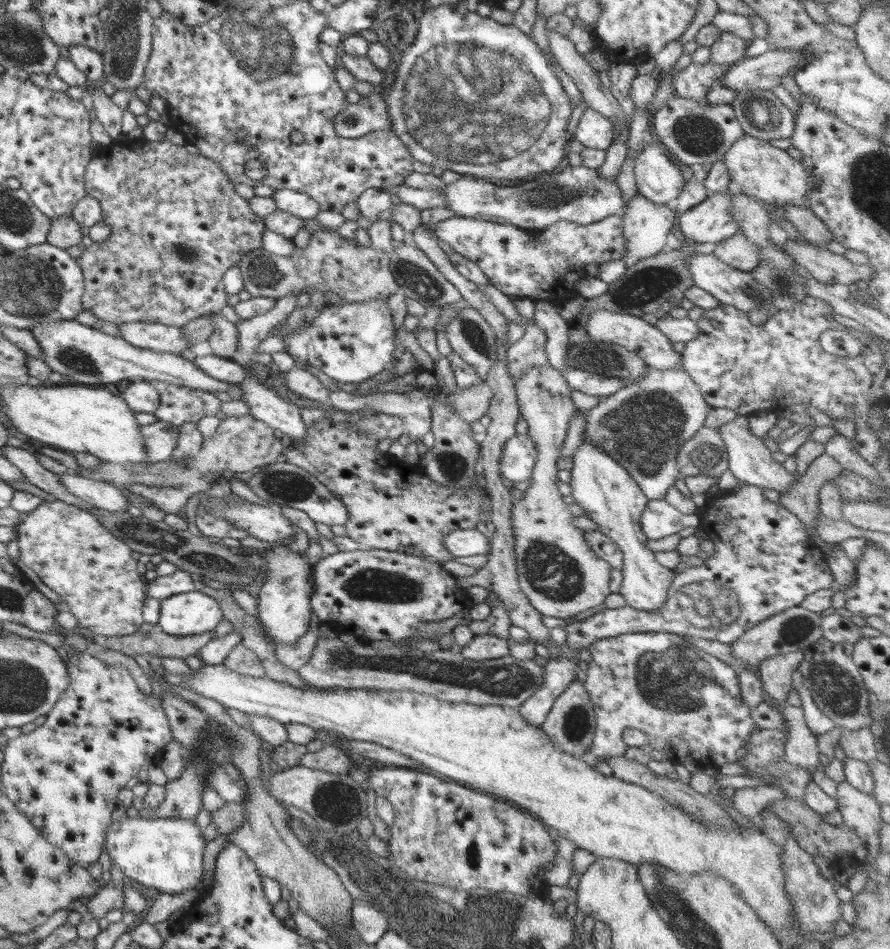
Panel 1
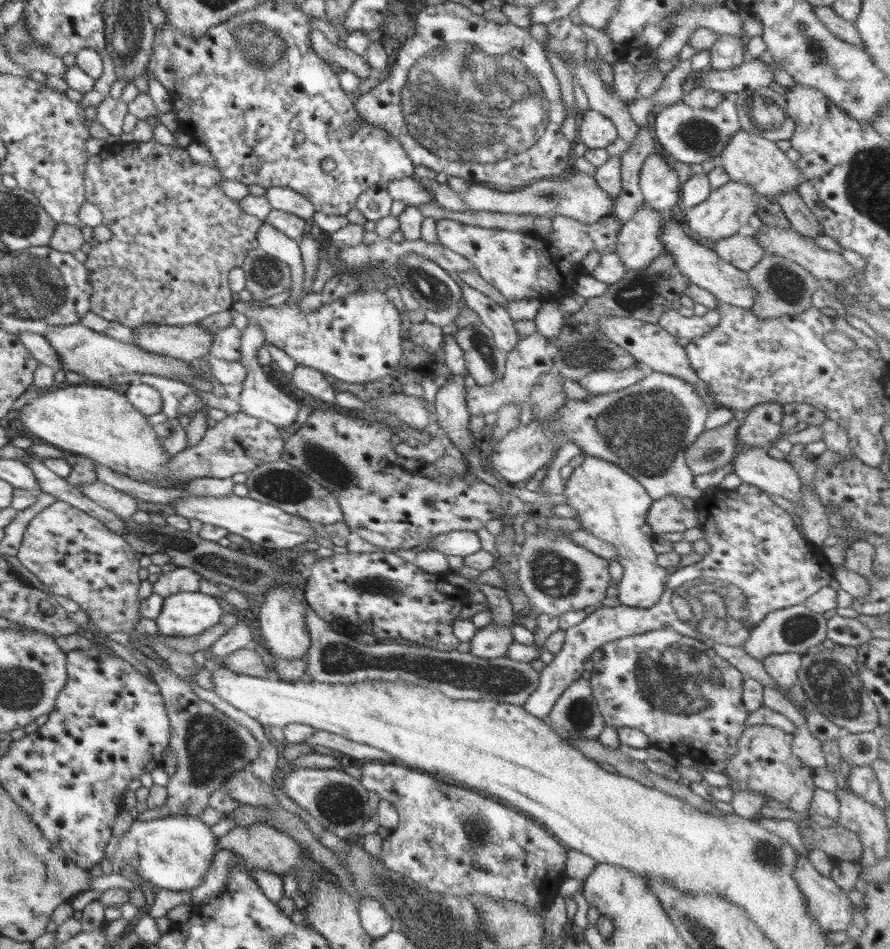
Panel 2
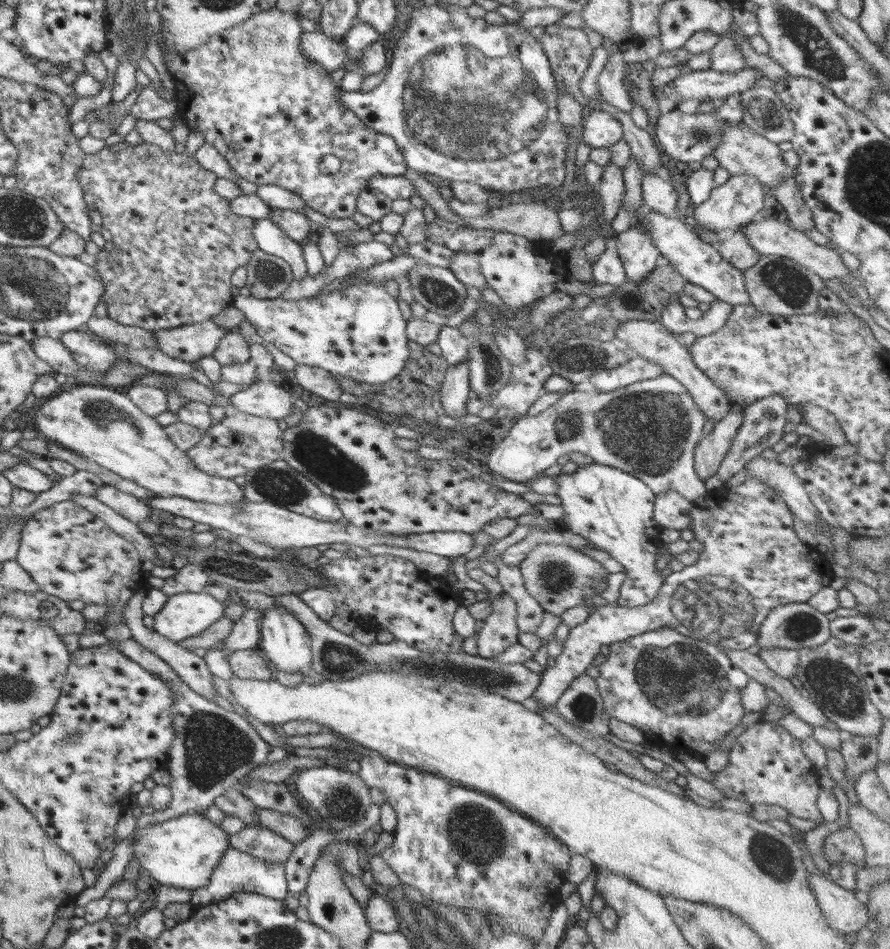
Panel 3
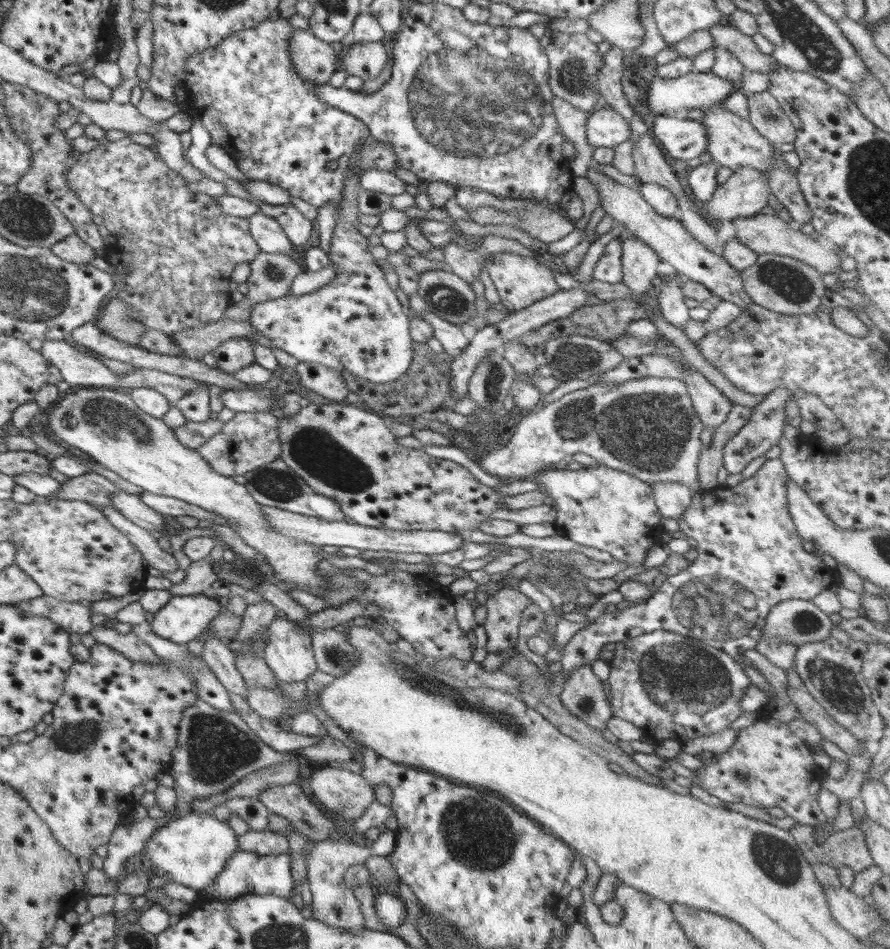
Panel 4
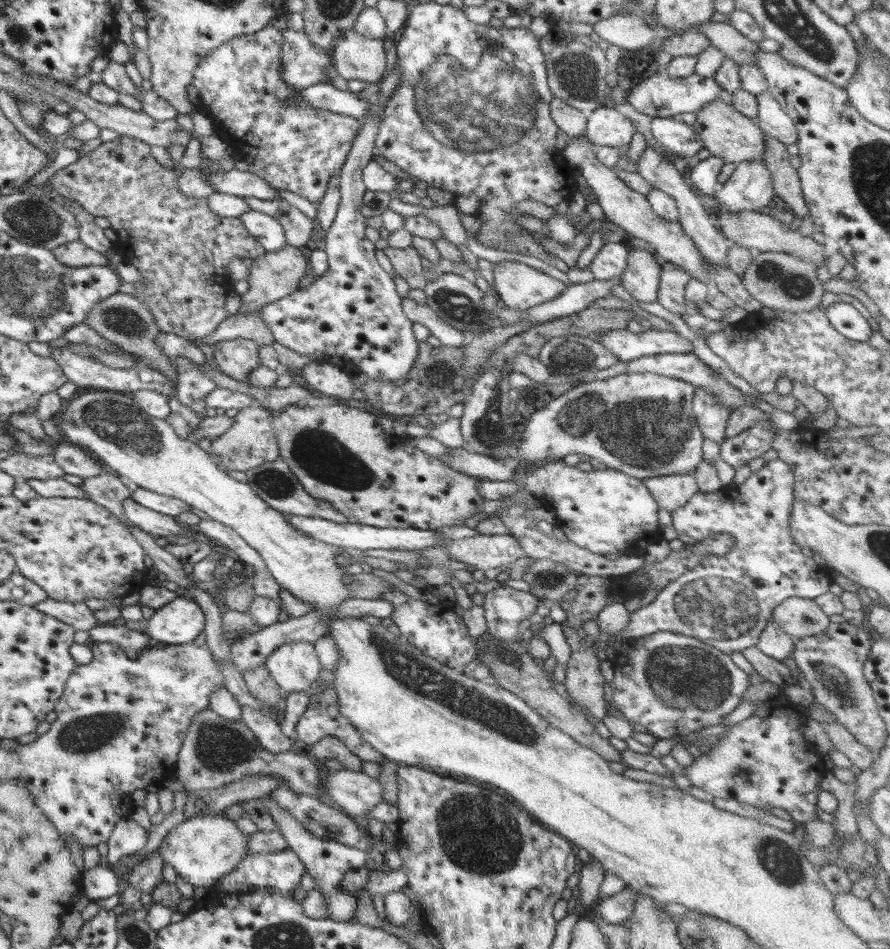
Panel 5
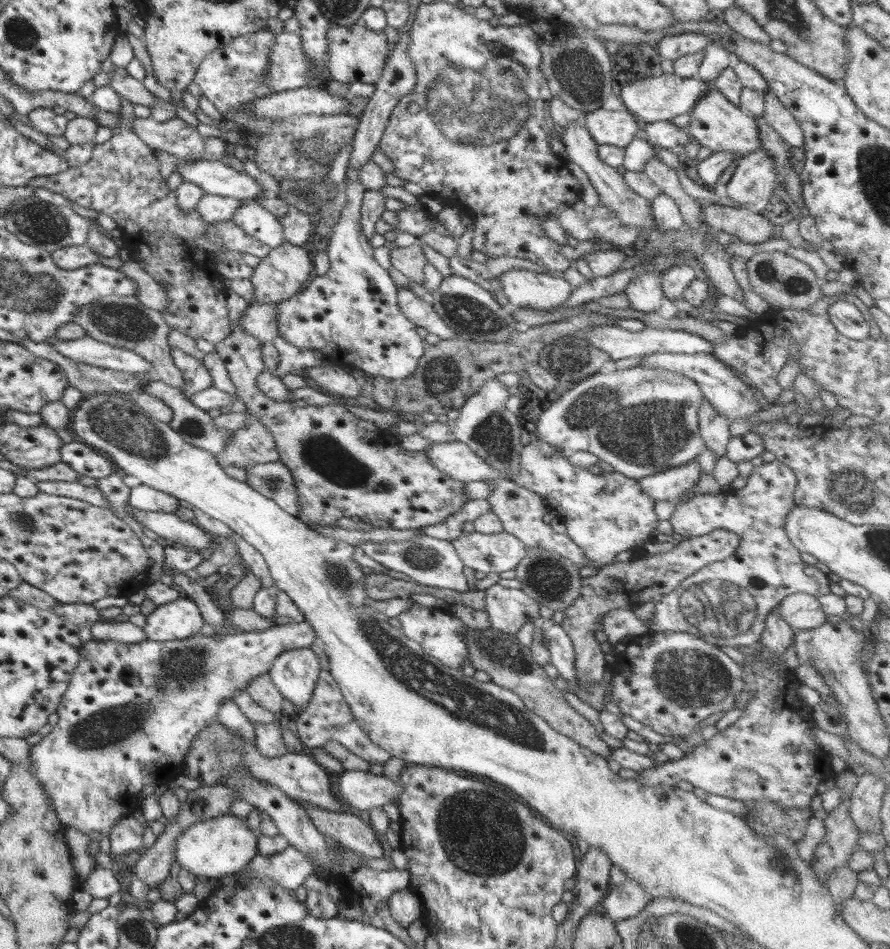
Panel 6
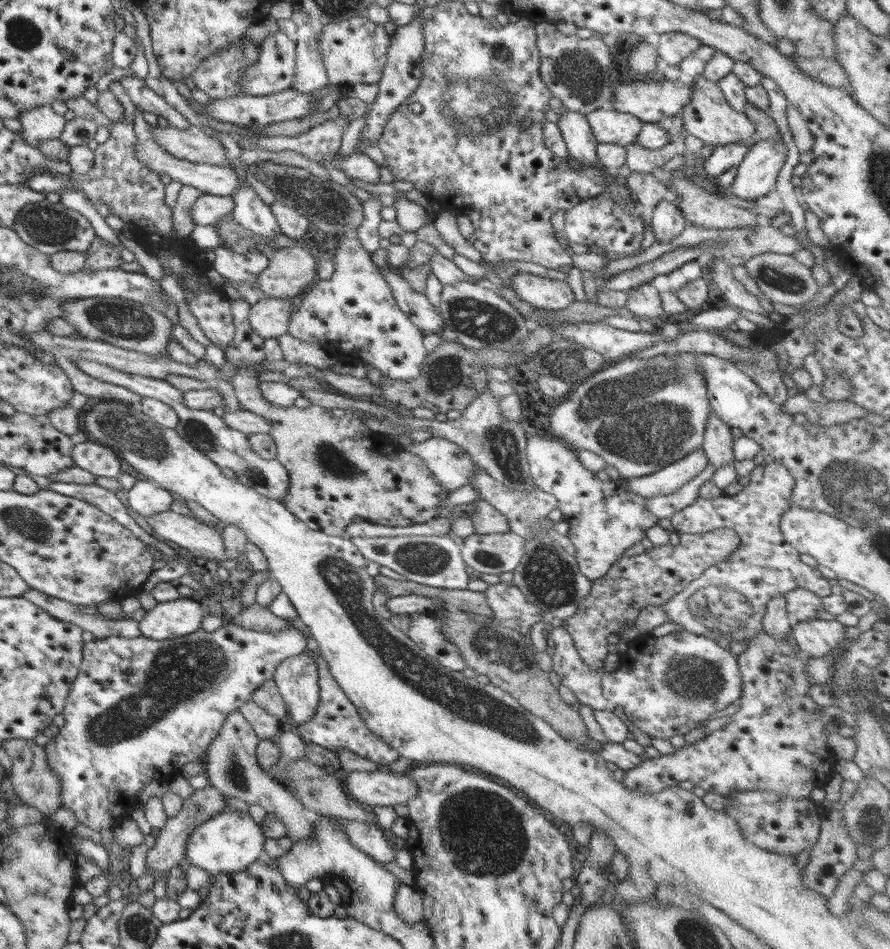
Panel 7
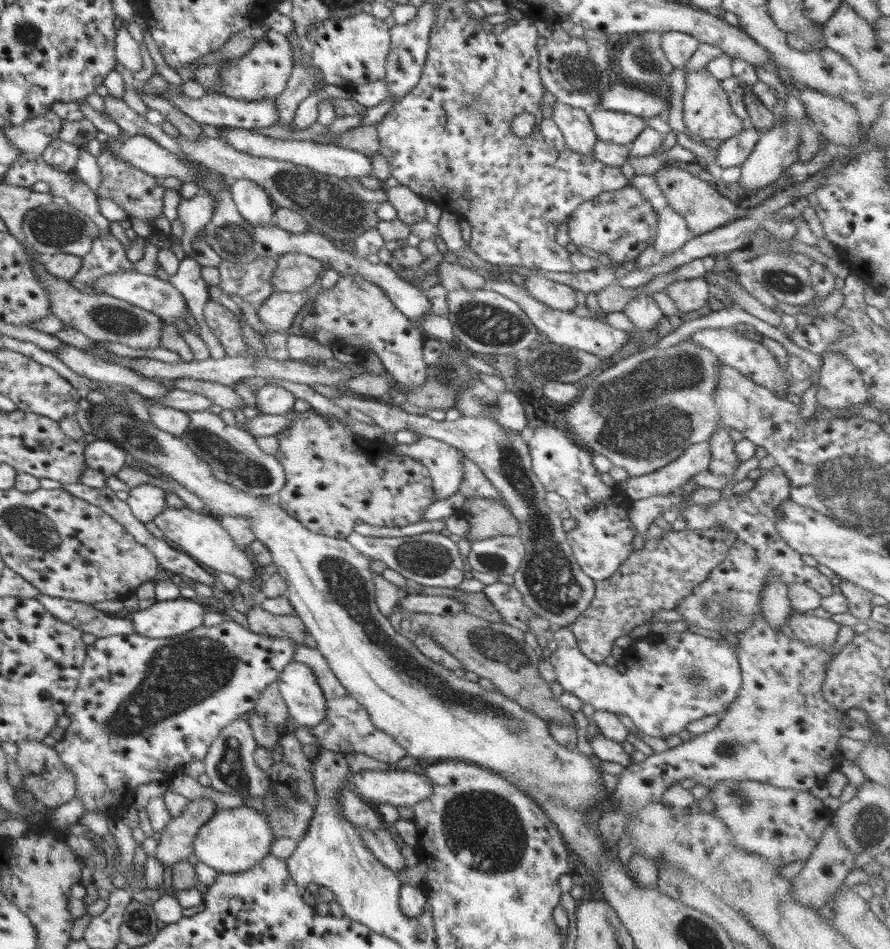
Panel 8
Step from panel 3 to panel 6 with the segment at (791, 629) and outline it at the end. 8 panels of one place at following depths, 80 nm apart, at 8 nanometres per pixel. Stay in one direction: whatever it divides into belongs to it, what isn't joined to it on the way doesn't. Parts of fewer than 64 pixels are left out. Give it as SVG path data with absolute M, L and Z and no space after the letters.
M790 594L778 605L780 616L790 625L793 632L813 629L827 623L826 613L817 598L810 594Z

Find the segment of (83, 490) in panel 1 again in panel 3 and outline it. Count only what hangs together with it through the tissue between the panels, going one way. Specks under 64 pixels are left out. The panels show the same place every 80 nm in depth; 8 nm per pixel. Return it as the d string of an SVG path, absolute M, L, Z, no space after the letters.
M112 486L98 487L95 498L136 525L152 518L152 514L143 499L135 498Z

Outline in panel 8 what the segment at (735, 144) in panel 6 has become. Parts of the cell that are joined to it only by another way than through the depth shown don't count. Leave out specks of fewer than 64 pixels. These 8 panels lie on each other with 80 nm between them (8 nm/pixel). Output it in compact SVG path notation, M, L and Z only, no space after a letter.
M708 69L699 71L685 70L685 82L686 90L684 94L684 124L689 133L696 134L703 138L703 140L716 140L716 138L725 141L726 139L735 137L746 129L745 123L742 119L738 118L732 111L730 102L725 94L725 90L722 88L720 81L714 78L708 71Z

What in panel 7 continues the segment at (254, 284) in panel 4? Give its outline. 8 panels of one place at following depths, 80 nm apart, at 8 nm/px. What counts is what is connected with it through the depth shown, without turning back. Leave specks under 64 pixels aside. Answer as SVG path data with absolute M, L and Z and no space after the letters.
M303 246L284 247L269 258L269 265L258 276L260 295L292 299L317 279L317 260Z

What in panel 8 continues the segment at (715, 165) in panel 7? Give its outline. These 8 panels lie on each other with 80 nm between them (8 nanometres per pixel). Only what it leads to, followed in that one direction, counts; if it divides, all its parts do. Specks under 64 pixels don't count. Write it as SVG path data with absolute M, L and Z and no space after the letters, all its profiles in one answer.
M752 125L735 137L726 139L717 146L717 163L721 169L741 166L750 156L759 137L759 131Z

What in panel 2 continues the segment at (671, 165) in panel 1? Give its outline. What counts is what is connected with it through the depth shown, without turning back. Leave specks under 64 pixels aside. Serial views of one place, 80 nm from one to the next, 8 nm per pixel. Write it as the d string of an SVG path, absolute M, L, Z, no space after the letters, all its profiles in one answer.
M655 150L642 165L639 187L644 195L644 203L658 211L670 213L680 198L681 185L676 171L666 161L662 151Z

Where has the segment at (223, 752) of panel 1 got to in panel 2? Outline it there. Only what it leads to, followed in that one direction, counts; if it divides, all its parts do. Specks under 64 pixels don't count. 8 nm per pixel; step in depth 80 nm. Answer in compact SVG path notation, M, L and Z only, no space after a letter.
M147 658L145 666L164 697L171 732L169 747L173 749L179 765L165 786L167 799L164 806L140 813L137 820L146 822L174 815L199 816L209 806L210 795L223 788L229 774L250 769L251 762L260 754L260 743L244 726L199 698L176 673L150 658Z

